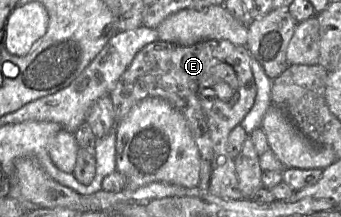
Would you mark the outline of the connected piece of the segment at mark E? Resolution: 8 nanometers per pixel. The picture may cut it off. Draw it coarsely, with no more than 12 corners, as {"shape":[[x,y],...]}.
{"shape":[[244,45],[143,47],[110,93],[187,120],[202,193],[244,199],[227,140],[254,105]]}

